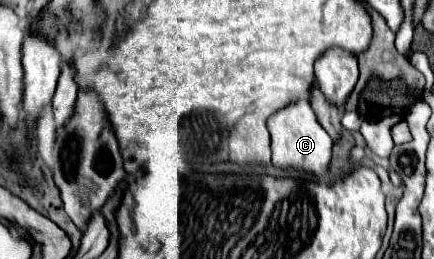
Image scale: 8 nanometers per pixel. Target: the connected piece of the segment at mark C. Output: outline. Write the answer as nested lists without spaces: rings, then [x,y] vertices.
[[[301,100],[285,110],[279,110],[269,118],[269,132],[271,132],[271,150],[273,150],[273,164],[281,170],[299,170],[313,176],[325,176],[331,164],[331,148],[333,140],[321,128],[315,118],[315,112],[309,102]]]

